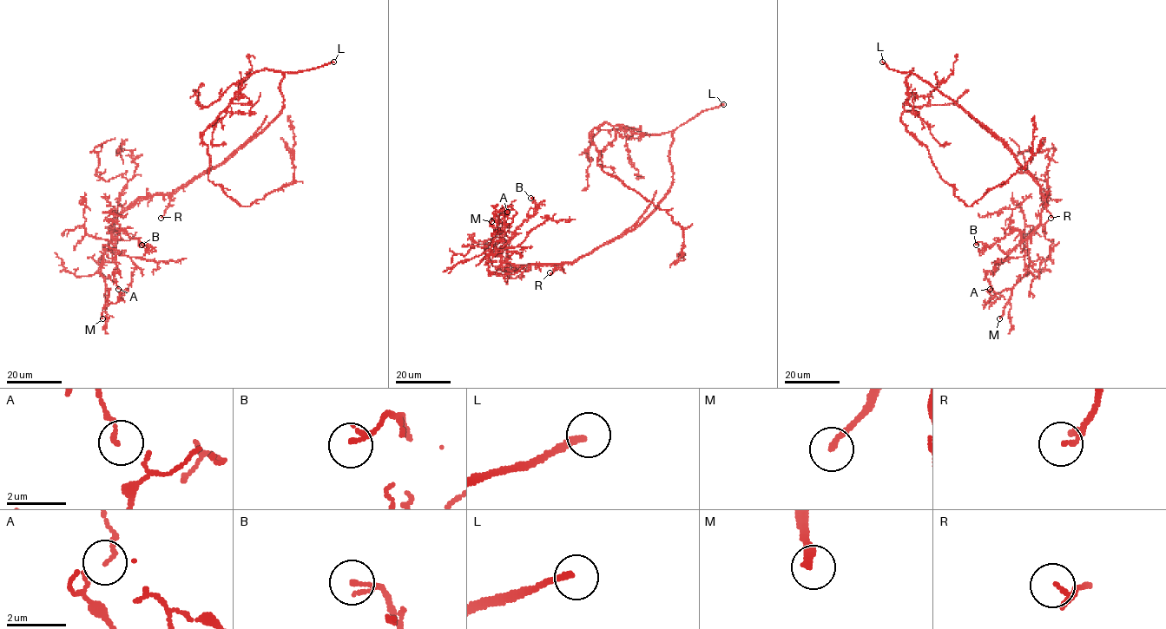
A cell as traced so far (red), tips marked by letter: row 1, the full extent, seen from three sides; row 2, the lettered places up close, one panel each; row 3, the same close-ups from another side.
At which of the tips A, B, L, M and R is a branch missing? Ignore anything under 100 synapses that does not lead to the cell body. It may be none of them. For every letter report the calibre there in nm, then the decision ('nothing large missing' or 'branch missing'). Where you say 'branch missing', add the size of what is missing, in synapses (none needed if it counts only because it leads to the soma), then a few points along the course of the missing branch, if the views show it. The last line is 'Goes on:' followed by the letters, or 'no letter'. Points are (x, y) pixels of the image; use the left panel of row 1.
A: 90 nm thick; nothing large missing
B: 110 nm thick; nothing large missing
L: 200 nm thick; nothing large missing
M: 240 nm thick; nothing large missing
R: 170 nm thick; nothing large missing
Goes on: no letter

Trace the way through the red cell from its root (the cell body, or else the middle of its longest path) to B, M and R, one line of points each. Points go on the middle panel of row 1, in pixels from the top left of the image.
B: (670, 161), (672, 186), (658, 206), (635, 228), (569, 263), (503, 261), (504, 245), (533, 214), (530, 198)
M: (670, 161), (672, 186), (658, 206), (635, 228), (573, 261), (503, 262), (499, 248), (489, 251), (491, 221)
R: (670, 161), (672, 186), (658, 206), (639, 225), (579, 258), (561, 263), (559, 268), (550, 272)

